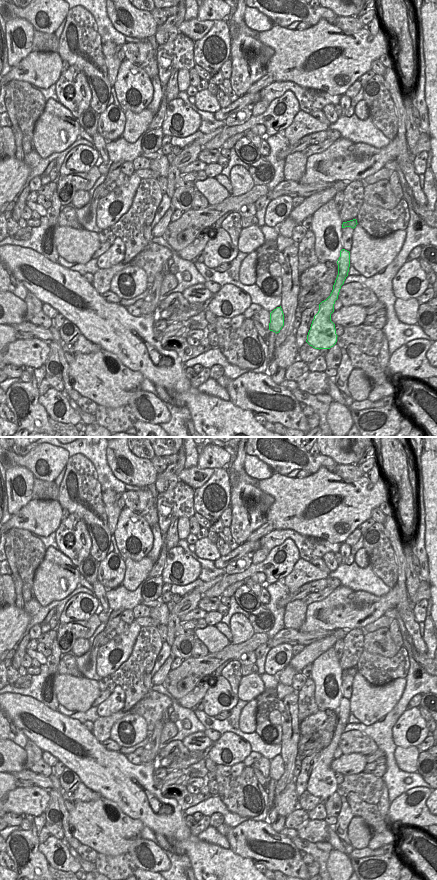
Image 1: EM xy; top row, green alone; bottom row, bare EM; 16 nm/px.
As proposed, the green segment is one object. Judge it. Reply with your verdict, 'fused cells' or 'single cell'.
single cell

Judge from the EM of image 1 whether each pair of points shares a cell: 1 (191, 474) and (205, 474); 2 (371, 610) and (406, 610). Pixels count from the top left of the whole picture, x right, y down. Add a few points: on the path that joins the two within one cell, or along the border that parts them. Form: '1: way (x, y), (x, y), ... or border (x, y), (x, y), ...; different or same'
1: way (194, 474), (202, 474); same
2: border (397, 584), (398, 603), (395, 607); different

